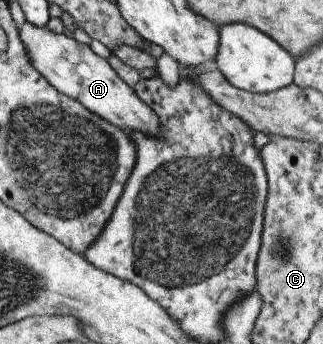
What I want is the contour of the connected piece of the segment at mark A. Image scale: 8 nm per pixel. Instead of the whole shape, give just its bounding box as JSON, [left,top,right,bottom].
[18,22,161,137]

